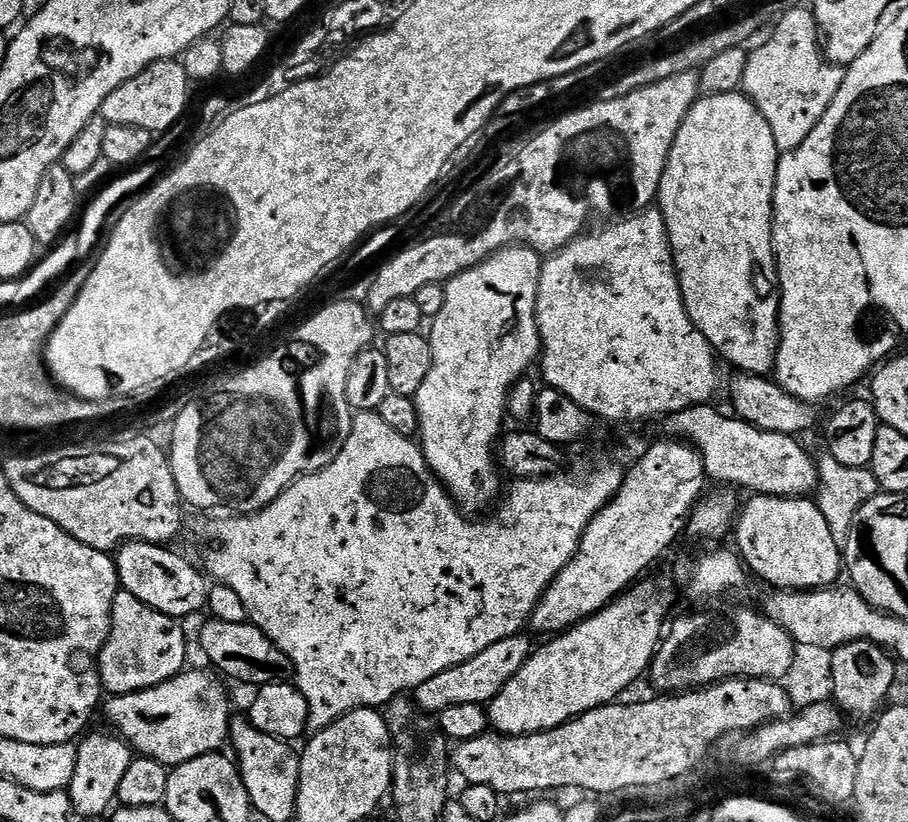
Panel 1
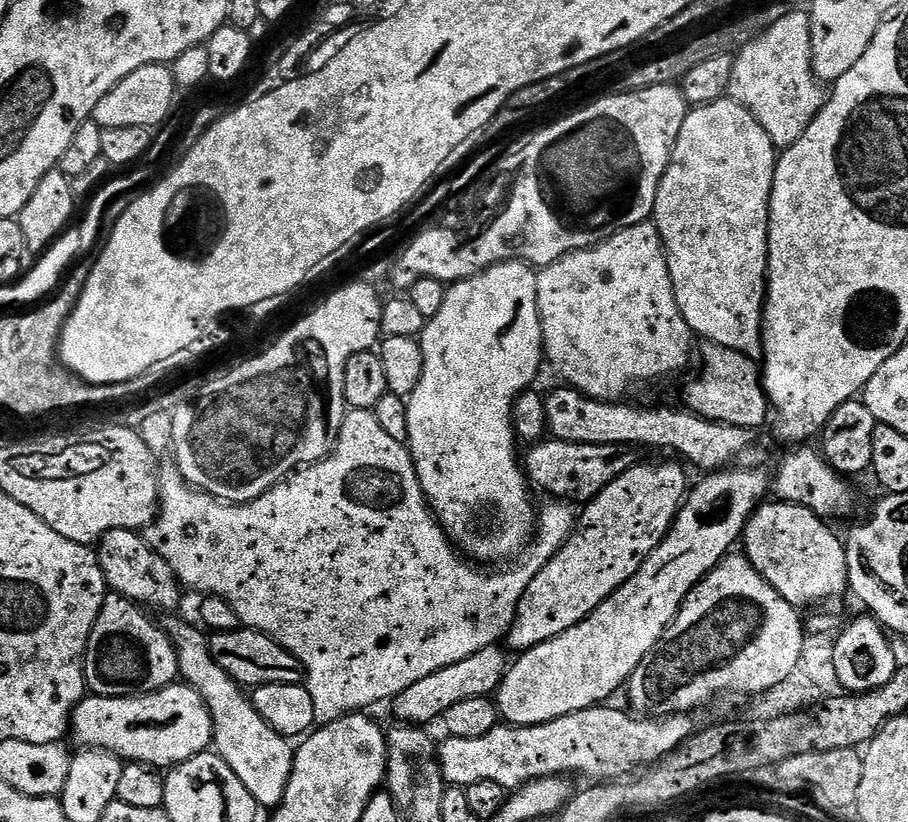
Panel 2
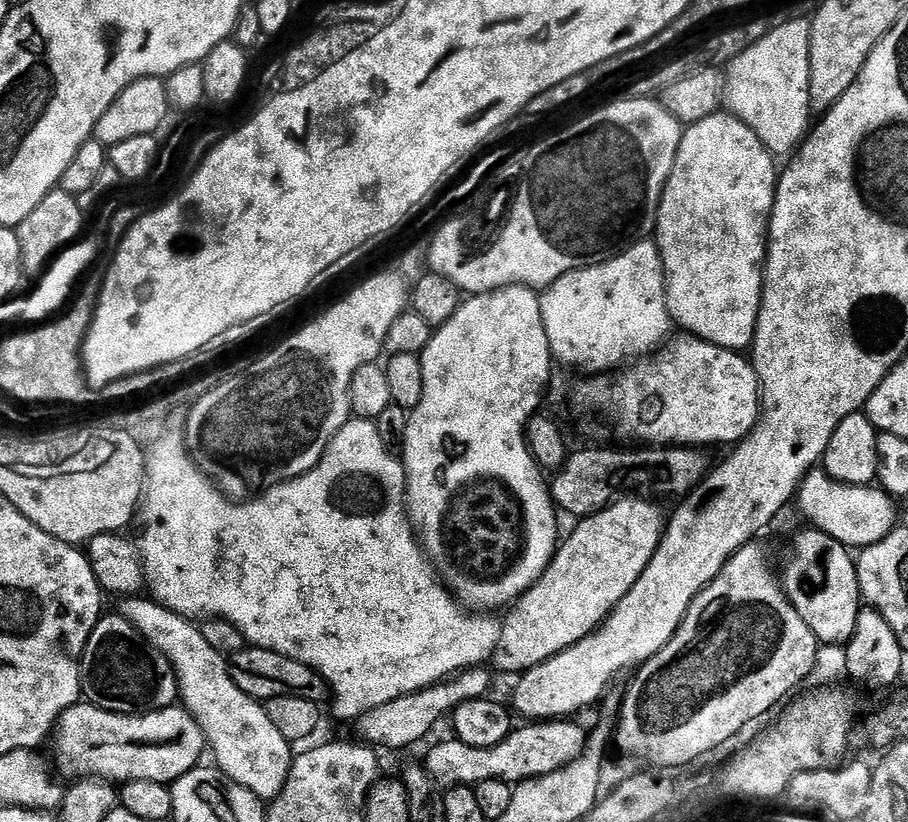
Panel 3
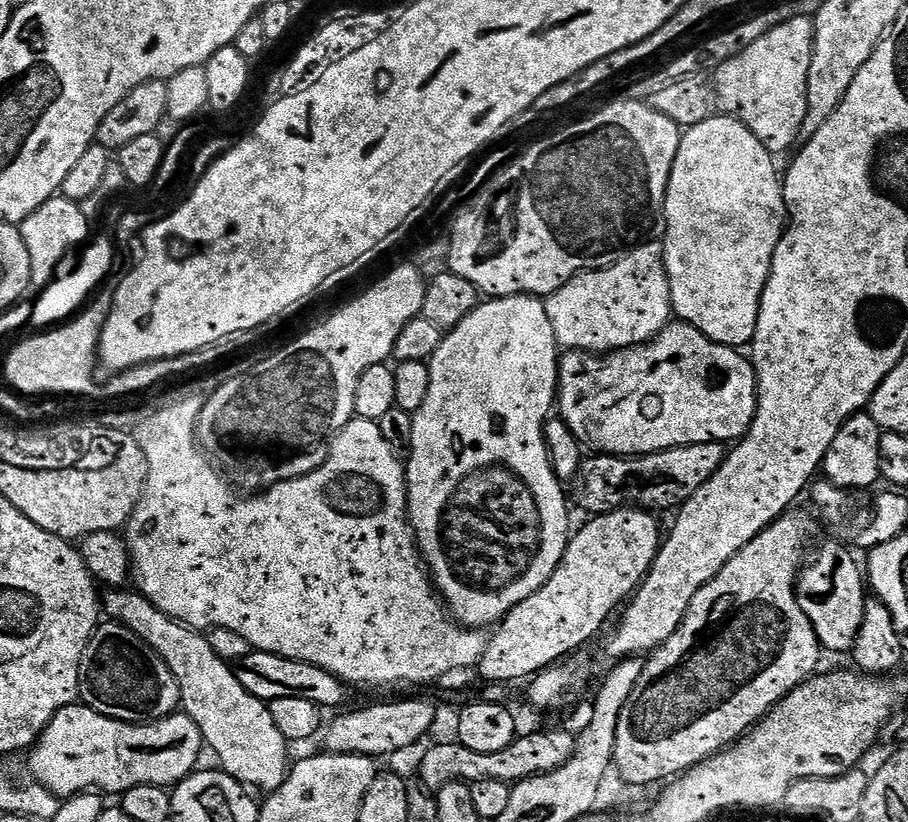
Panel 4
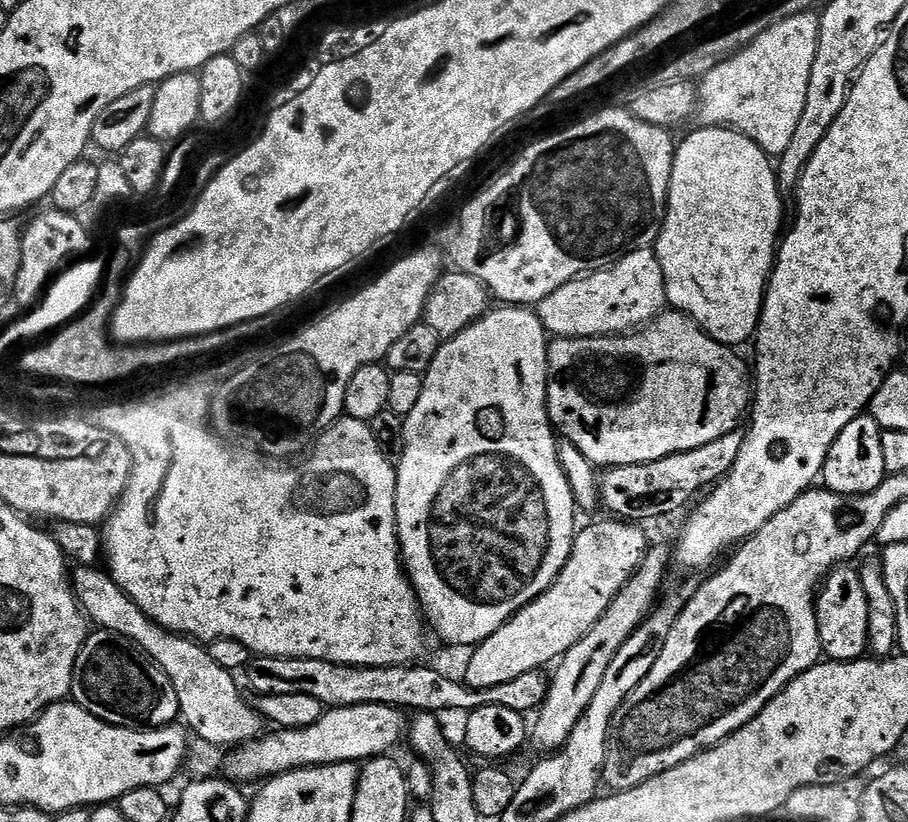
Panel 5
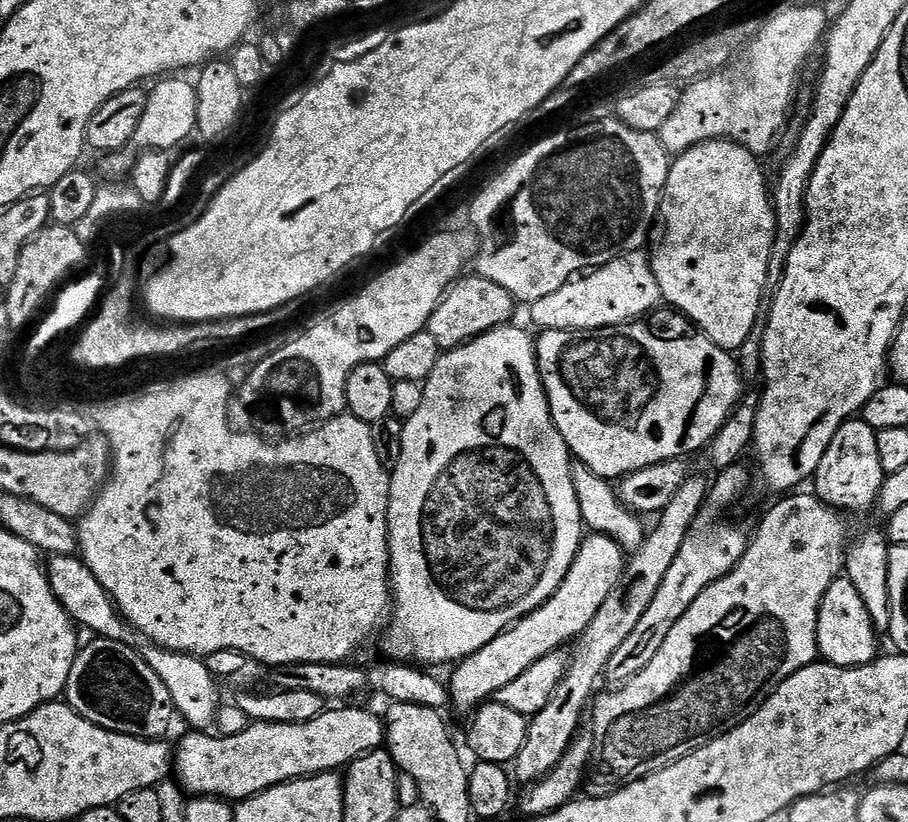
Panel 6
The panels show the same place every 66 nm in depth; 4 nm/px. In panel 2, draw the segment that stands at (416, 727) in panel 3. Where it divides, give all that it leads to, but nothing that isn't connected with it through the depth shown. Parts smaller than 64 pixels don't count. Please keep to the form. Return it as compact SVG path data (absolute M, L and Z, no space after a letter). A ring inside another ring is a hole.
M500 646L484 648L454 666L446 666L430 674L430 678L422 678L422 682L414 682L414 686L402 690L402 694L394 698L396 716L400 719L397 721L408 726L428 726L431 720L439 721L456 703L491 697L499 689L504 673L510 667L510 660L504 657L503 651L505 649Z

